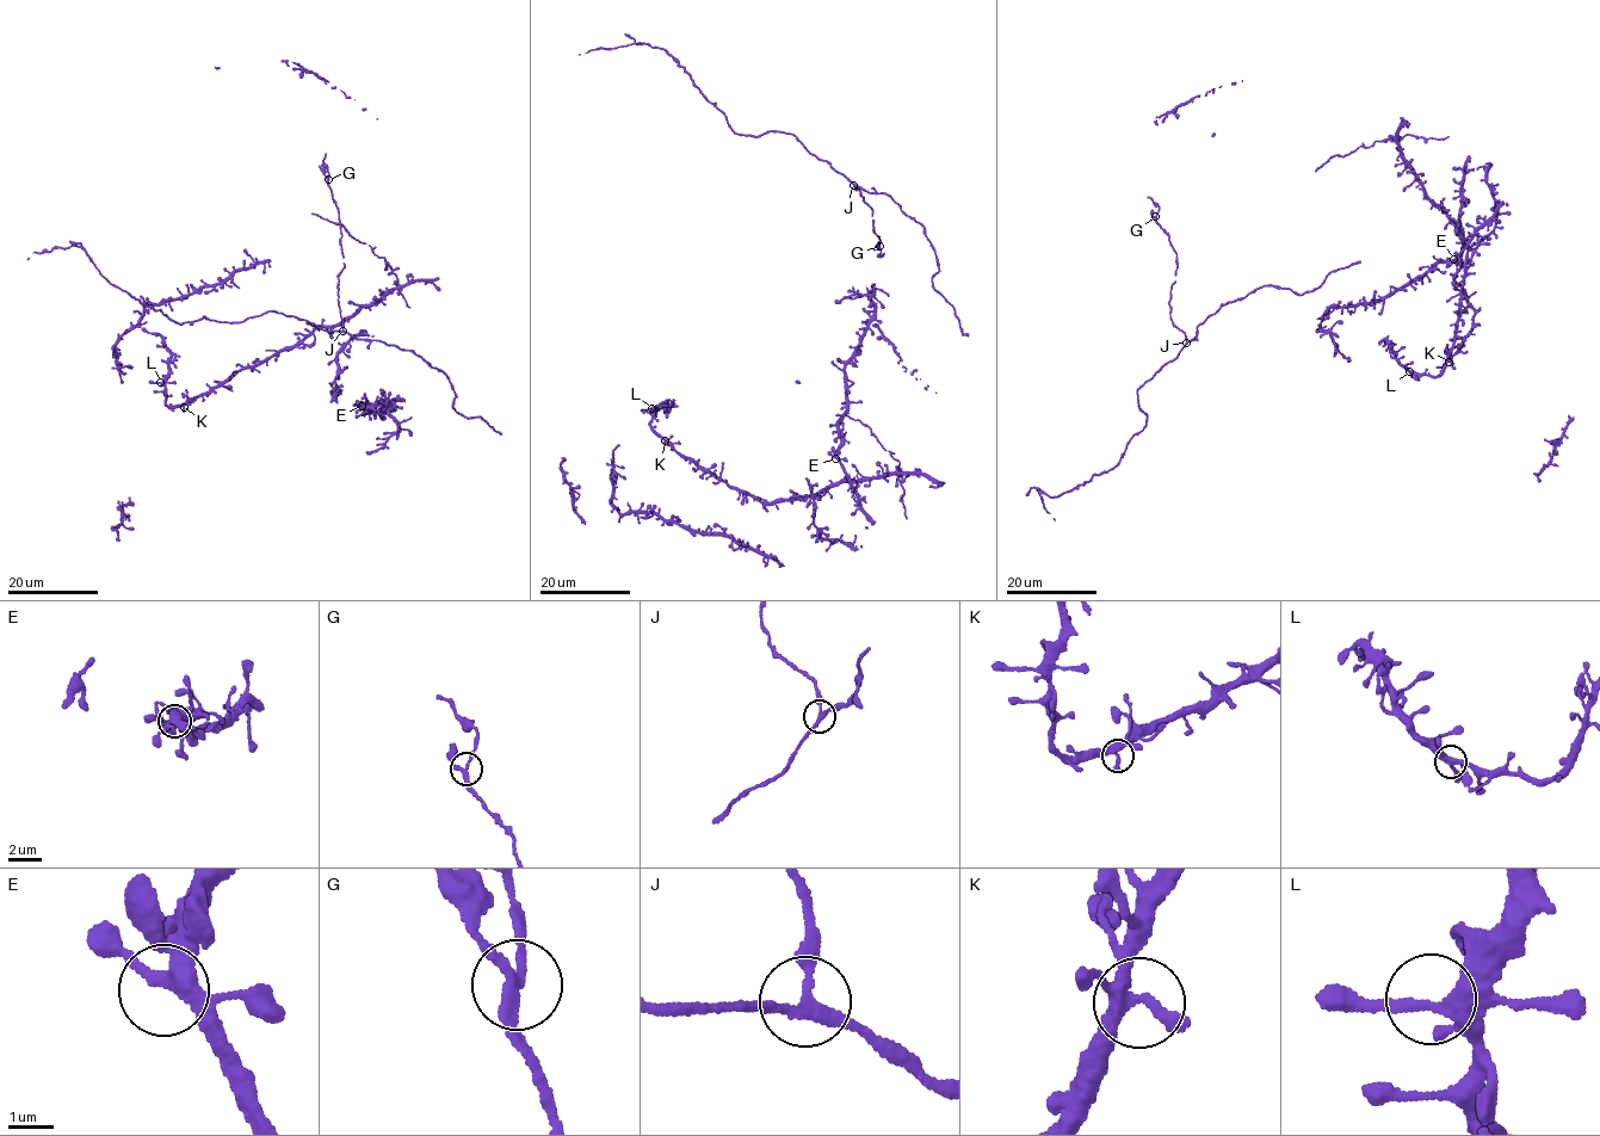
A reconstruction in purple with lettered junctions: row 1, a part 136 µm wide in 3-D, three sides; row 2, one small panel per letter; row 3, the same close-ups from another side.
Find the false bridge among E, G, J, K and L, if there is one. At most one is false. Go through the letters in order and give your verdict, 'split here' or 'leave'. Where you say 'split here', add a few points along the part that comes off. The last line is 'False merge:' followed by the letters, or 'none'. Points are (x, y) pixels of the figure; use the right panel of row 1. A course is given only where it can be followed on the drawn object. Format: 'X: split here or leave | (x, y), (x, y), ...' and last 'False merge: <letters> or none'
E: leave
G: split here | (1155, 216), (1159, 205), (1148, 196)
J: leave
K: leave
L: leave
False merge: G

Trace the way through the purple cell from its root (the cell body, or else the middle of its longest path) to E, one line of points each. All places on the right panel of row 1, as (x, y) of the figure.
E: (1396, 289), (1438, 264), (1453, 259)

